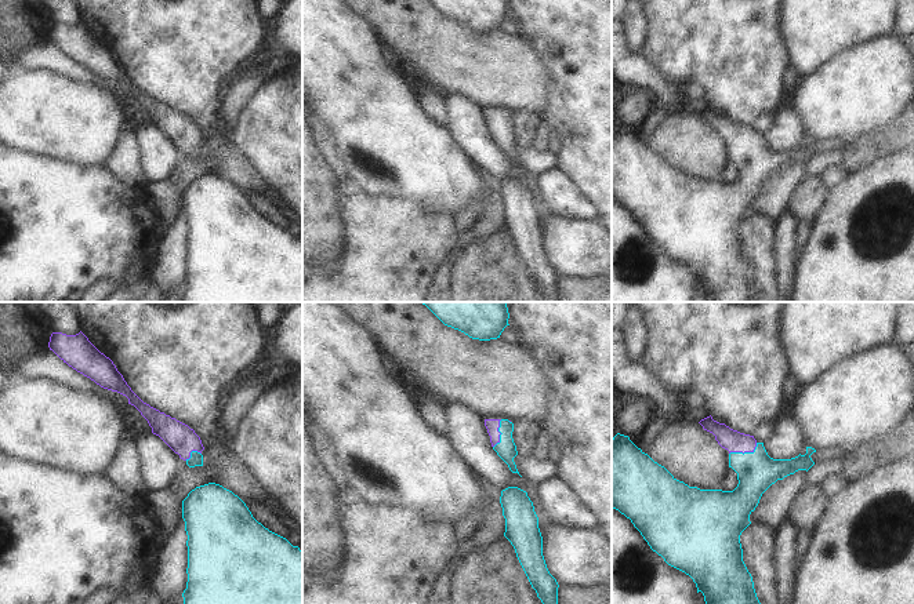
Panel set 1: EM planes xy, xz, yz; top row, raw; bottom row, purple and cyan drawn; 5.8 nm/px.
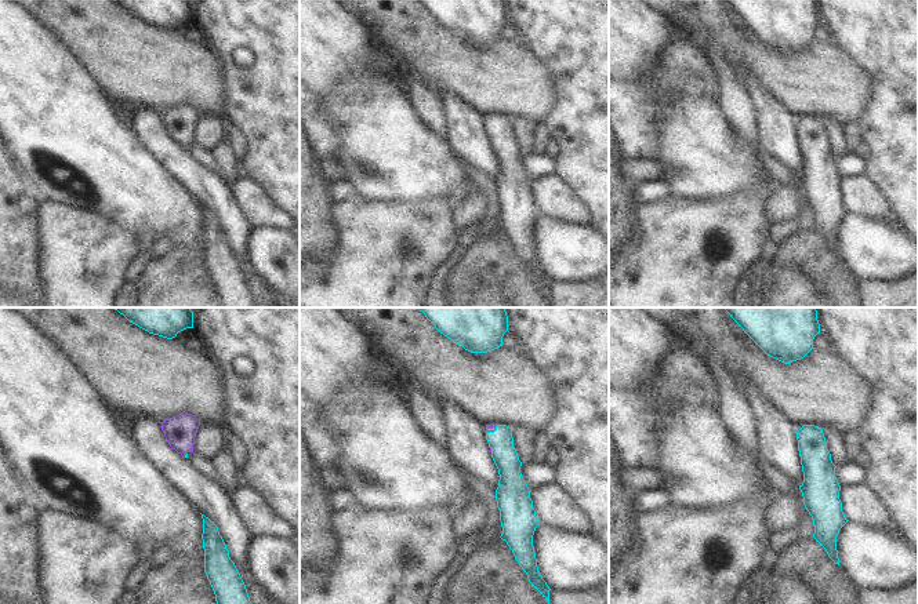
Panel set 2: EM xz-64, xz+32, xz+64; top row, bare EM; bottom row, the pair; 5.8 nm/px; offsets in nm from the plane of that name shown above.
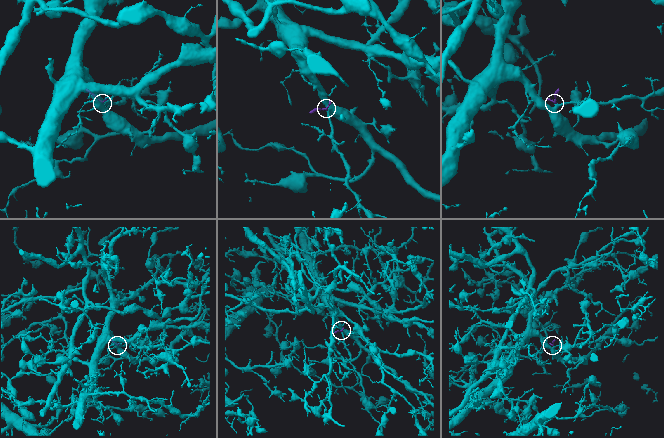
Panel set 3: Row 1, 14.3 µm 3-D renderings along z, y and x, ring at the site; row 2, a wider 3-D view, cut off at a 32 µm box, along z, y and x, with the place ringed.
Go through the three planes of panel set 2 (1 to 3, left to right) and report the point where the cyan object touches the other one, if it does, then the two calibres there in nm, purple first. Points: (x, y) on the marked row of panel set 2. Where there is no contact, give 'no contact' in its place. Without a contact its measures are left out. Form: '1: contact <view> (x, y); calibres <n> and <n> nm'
1: contact xz-64 (185, 454); calibres 180 and 20 nm
2: contact xz+32 (492, 430); calibres 30 and 140 nm
3: no contact

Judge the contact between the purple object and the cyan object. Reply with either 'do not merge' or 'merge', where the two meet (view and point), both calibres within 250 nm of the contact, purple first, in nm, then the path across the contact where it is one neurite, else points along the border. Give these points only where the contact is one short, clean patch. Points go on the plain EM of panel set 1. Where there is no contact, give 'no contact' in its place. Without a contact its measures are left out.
merge | yz (744, 142) | 130/220 nm | across yz (732, 131), (744, 142), (755, 162)

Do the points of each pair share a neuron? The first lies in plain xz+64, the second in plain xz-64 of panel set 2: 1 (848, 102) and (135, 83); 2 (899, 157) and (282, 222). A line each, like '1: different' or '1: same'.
1: same
2: different

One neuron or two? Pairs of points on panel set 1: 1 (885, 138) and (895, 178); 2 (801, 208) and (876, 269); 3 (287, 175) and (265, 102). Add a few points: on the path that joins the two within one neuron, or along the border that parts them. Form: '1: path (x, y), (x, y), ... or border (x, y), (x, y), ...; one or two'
1: border (899, 150), (882, 155), (860, 170); two
2: border (829, 192), (813, 222); two
3: path (287, 157), (287, 124), (283, 120); one

